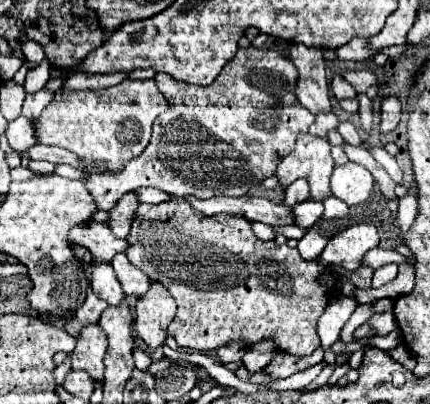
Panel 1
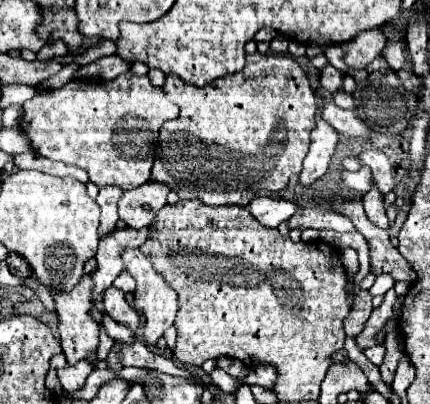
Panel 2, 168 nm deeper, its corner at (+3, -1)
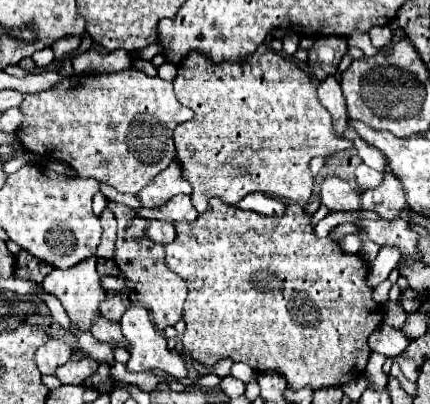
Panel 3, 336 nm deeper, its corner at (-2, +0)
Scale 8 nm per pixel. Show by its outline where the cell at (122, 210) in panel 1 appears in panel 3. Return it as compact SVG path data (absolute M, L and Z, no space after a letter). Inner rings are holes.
M175 158L173 164L169 164L161 174L157 174L141 192L139 200L143 202L145 208L155 208L165 204L169 198L177 194L187 194L191 196L191 184L183 178L181 172L181 162Z

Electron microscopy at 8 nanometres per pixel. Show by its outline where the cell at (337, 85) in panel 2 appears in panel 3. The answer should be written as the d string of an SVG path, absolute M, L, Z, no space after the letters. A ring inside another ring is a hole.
M319 36L309 50L309 70L317 80L337 74L341 58L347 54L347 42L341 36Z

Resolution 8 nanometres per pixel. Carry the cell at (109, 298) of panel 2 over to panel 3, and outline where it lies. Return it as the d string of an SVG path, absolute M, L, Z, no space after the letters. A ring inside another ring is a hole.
M129 306L127 312L121 318L121 328L123 328L123 336L129 342L129 352L131 358L127 362L127 368L131 372L147 372L147 370L163 370L165 374L169 374L175 380L183 380L189 376L189 370L185 366L185 360L181 358L181 354L177 350L169 350L167 338L163 334L157 332L157 328L151 324L149 312L145 308L139 306Z

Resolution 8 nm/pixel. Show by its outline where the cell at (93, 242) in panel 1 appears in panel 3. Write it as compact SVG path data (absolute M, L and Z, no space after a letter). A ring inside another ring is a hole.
M151 220L153 224L147 228L147 236L151 236L151 240L157 240L159 244L167 244L175 240L175 226L169 222L159 222L159 220Z

